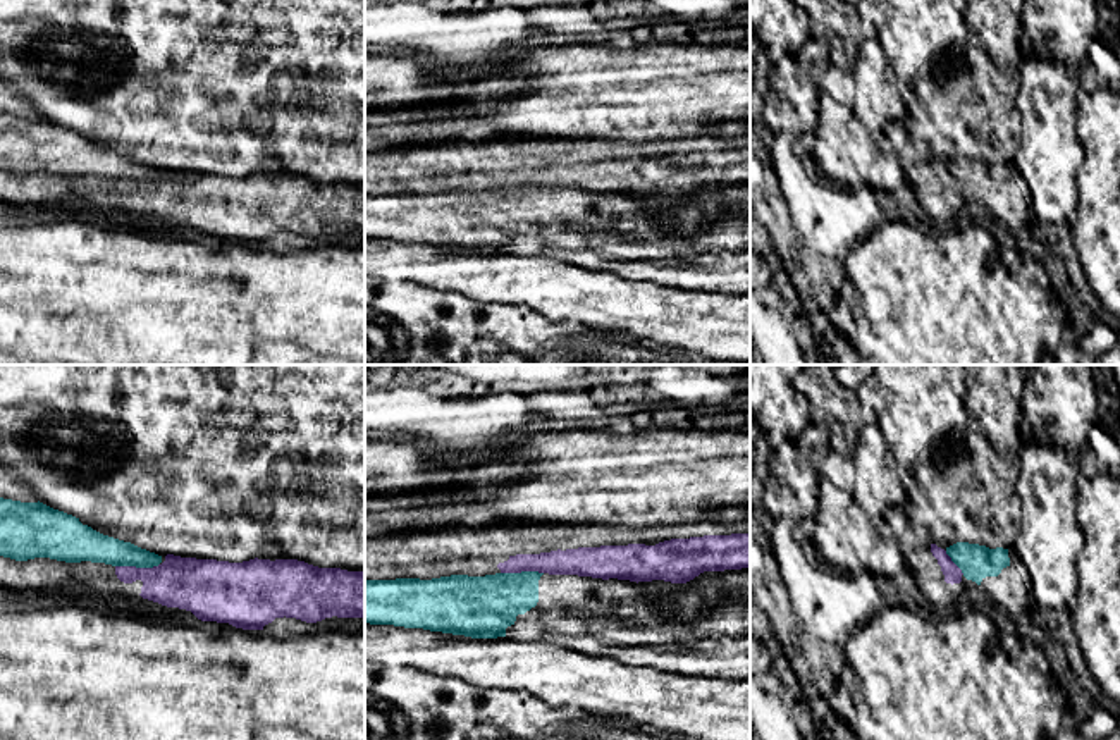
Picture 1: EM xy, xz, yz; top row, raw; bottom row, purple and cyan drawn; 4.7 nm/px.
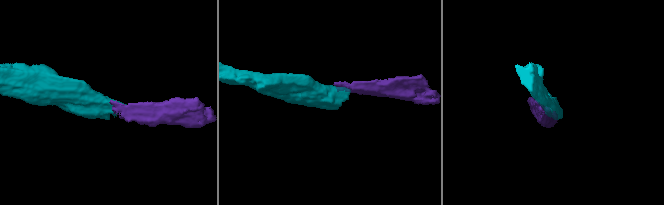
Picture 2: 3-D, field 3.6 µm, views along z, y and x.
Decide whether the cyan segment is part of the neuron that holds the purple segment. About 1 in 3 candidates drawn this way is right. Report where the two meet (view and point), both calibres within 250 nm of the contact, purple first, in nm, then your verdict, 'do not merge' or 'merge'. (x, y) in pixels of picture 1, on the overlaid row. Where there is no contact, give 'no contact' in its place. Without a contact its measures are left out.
xy (135, 567) | 240/160 nm | do not merge

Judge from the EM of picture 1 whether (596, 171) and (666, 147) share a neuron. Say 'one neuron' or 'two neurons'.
one neuron

